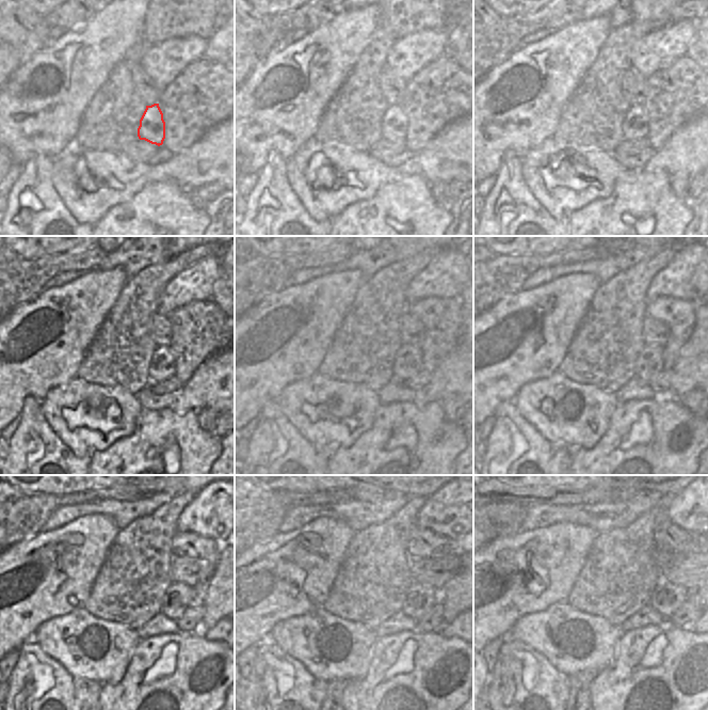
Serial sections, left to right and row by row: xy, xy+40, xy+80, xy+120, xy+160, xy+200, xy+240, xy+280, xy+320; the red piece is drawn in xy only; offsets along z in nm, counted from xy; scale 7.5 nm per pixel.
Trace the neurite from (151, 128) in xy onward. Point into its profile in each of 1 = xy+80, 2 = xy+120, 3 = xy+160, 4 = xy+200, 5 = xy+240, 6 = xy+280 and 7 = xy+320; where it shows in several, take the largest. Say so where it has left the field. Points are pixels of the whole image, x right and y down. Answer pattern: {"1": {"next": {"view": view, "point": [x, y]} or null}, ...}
{"1": {"next": {"view": "xy+80", "point": [636, 125]}}, "2": {"next": {"view": "xy+120", "point": [162, 366]}}, "3": {"next": {"view": "xy+160", "point": [407, 363]}}, "4": {"next": {"view": "xy+200", "point": [649, 362]}}, "5": {"next": {"view": "xy+240", "point": [178, 597]}}, "6": {"next": {"view": "xy+280", "point": [418, 599]}}, "7": {"next": {"view": "xy+320", "point": [666, 598]}}}

